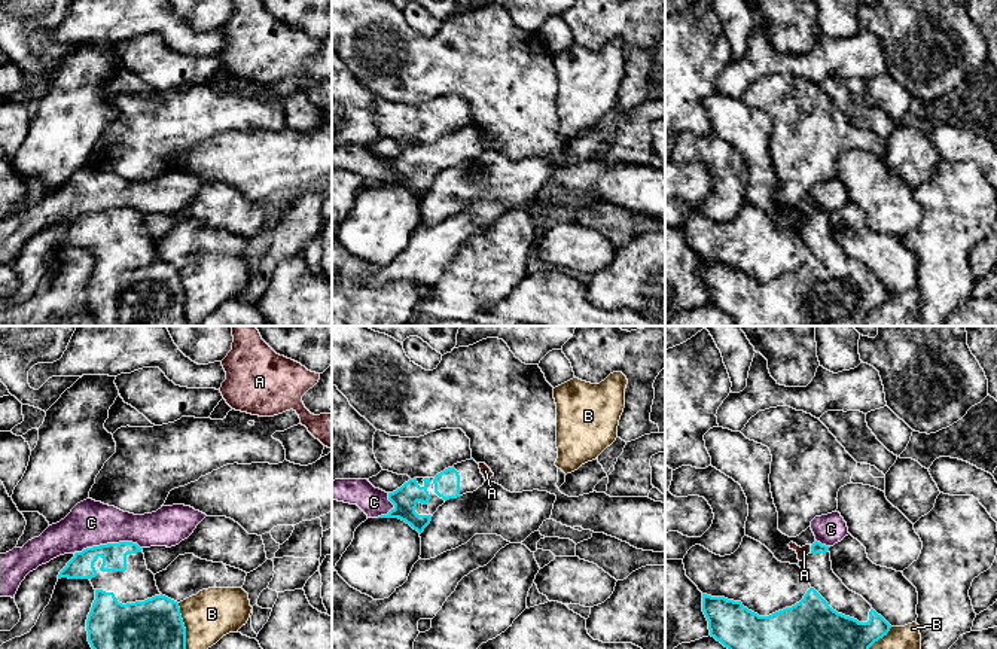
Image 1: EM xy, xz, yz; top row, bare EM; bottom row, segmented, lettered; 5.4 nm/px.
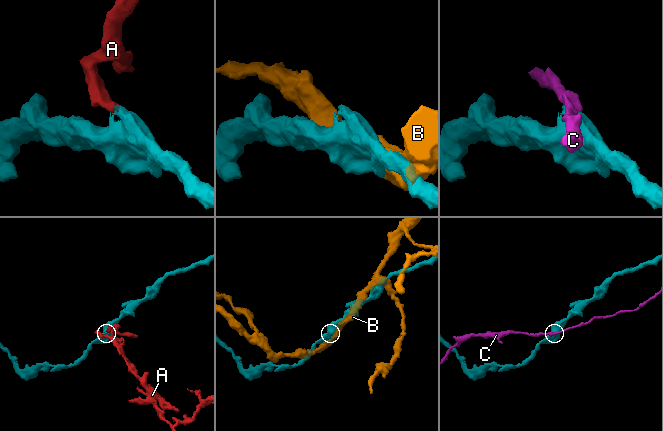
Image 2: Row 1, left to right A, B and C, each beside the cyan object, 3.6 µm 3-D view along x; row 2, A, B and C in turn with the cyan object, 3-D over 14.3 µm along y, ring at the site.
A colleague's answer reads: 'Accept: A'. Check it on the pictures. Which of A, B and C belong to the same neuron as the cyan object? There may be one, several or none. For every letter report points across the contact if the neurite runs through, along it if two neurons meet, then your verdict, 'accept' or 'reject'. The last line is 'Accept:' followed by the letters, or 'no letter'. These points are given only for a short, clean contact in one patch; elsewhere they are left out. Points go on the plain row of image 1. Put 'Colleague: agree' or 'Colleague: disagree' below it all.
A: border along yz (810, 212), (811, 218); reject
B: reject
C: reject
Accept: no letter
Colleague: disagree

